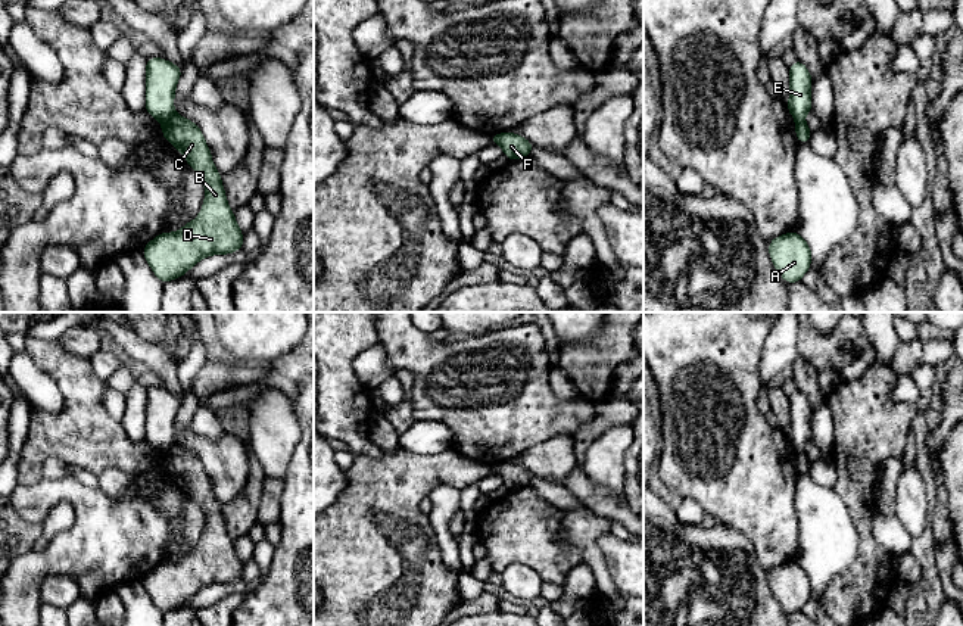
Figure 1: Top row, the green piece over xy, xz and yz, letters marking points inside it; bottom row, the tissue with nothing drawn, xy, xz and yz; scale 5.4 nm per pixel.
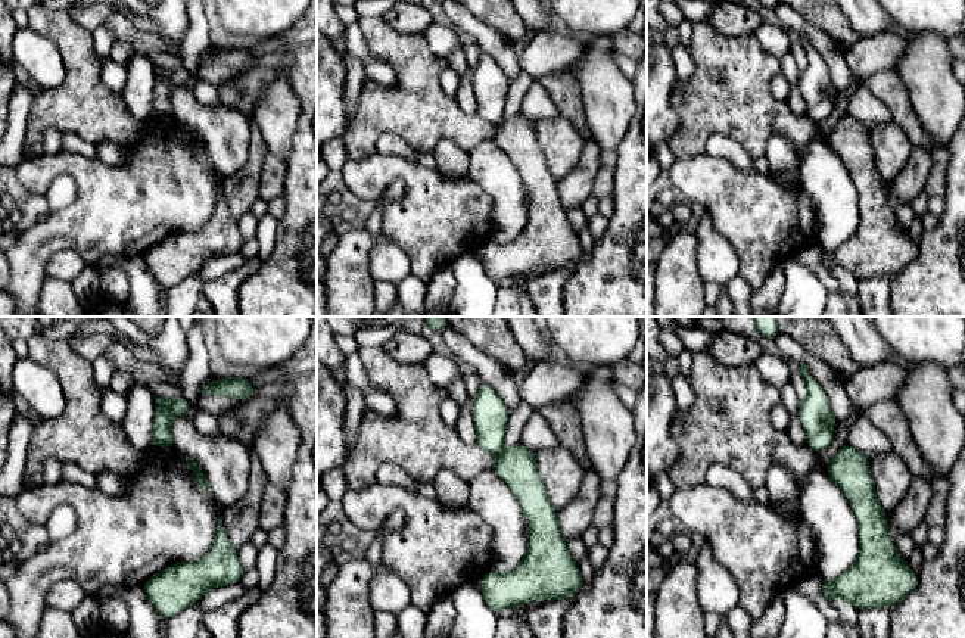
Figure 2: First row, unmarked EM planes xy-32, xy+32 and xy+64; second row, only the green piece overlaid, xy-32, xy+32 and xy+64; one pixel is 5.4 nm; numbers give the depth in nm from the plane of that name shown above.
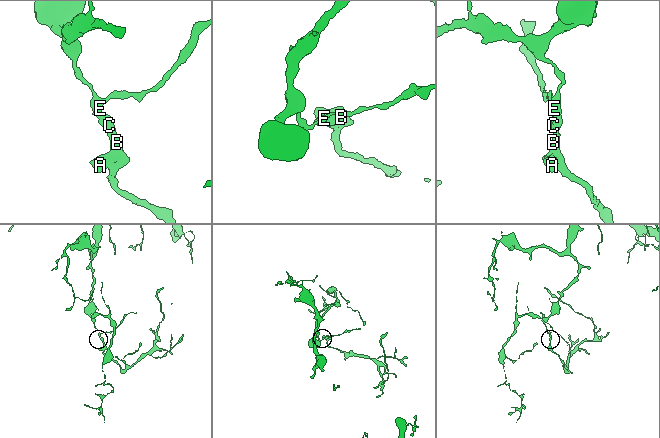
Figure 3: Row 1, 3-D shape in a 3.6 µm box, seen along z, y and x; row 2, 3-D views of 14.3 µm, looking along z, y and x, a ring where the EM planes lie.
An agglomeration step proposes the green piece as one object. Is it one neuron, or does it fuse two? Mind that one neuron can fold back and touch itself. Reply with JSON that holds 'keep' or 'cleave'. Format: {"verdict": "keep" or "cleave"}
{"verdict": "cleave"}

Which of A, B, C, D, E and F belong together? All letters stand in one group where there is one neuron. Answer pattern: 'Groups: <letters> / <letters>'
Groups: A B C D F / E

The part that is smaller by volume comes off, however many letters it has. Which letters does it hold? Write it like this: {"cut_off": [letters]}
{"cut_off": ["A", "B", "C", "D", "F"]}

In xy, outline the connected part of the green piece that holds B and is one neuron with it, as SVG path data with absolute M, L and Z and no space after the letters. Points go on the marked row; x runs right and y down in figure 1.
M172 115L160 133L205 181L205 205L199 217L180 231L158 234L141 249L155 275L166 283L184 275L208 255L240 250L244 234L227 203L222 174L214 166L200 128L181 115Z

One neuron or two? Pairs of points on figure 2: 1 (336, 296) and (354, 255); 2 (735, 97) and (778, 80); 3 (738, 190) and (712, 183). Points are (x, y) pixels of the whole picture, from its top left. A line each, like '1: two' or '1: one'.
1: one
2: two
3: one

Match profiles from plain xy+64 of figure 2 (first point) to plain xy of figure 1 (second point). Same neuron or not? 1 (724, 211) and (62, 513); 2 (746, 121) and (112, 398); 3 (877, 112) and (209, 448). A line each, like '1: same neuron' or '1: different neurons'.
1: different neurons
2: different neurons
3: different neurons

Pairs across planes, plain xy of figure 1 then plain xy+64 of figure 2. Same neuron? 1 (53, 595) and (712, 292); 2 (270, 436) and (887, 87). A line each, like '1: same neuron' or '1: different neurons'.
1: different neurons
2: different neurons

